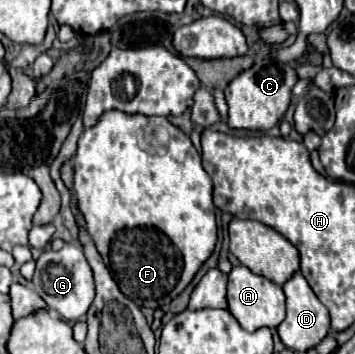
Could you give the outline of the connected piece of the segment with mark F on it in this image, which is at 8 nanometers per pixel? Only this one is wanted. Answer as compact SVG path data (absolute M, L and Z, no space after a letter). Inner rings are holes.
M112 109L108 113L102 113L98 117L98 123L94 127L84 129L82 137L78 139L78 149L74 155L74 193L78 201L78 209L84 217L88 235L92 237L98 253L102 255L104 265L110 269L114 281L118 283L120 291L132 299L140 307L152 307L158 309L166 303L170 303L182 289L192 281L196 271L202 267L202 263L212 255L212 249L216 245L216 215L214 215L214 203L212 203L212 181L208 173L202 167L200 153L194 149L188 135L184 135L176 125L168 123L166 117L146 117L146 115L128 115L124 111ZM156 131L166 131L168 137L160 139Z

